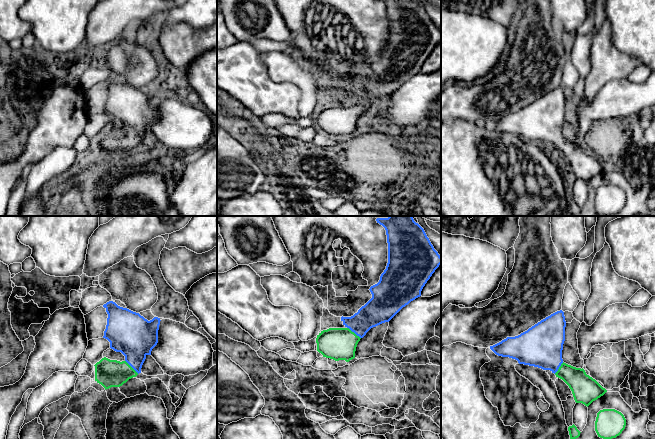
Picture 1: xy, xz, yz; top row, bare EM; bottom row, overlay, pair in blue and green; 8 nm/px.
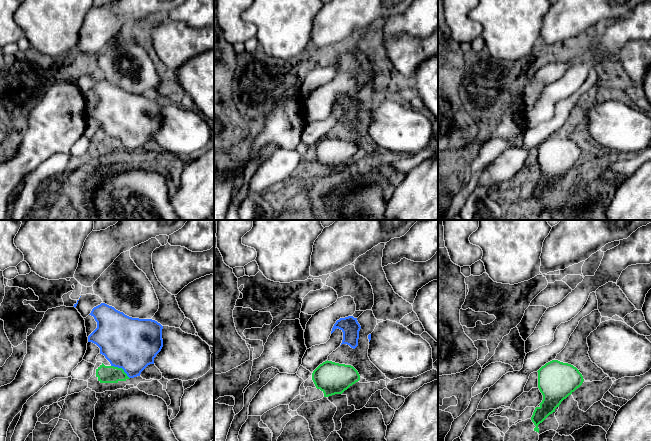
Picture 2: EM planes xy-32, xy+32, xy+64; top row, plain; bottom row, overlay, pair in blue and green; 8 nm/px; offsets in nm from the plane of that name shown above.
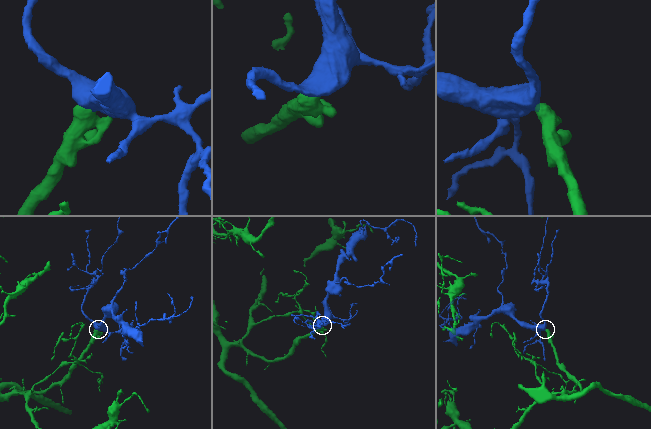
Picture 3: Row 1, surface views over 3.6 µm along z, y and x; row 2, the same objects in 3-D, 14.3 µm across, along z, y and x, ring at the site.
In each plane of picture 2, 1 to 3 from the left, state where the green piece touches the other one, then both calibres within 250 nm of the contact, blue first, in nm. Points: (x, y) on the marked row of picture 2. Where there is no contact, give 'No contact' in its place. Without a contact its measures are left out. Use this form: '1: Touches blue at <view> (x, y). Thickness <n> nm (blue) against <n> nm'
1: Touches blue at xy-32 (121, 367). Thickness 420 nm (blue) against 140 nm
2: No contact
3: No contact

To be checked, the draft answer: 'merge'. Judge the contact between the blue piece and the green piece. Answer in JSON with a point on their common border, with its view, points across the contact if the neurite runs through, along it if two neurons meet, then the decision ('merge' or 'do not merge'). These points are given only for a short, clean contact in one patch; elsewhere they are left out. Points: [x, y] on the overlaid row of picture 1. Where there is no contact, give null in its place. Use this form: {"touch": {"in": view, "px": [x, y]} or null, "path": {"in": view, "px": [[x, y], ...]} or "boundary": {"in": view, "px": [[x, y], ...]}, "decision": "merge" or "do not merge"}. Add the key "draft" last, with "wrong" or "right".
{"touch": {"in": "xz", "px": [354, 332]}, "path": {"in": "xz", "px": [[376, 311], [354, 332], [338, 344]]}, "decision": "merge", "draft": "right"}

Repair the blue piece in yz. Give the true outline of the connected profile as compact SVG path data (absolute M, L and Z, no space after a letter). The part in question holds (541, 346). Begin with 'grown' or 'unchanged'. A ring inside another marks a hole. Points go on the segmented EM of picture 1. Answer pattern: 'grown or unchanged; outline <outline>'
grown; outline M557 311L515 337L507 337L490 346L498 356L509 357L519 364L550 370L571 389L576 403L589 406L607 390L582 368L563 362L566 321L564 312Z

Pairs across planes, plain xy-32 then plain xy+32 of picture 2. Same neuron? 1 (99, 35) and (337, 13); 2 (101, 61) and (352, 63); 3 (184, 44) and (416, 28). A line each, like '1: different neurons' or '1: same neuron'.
1: same neuron
2: same neuron
3: different neurons

